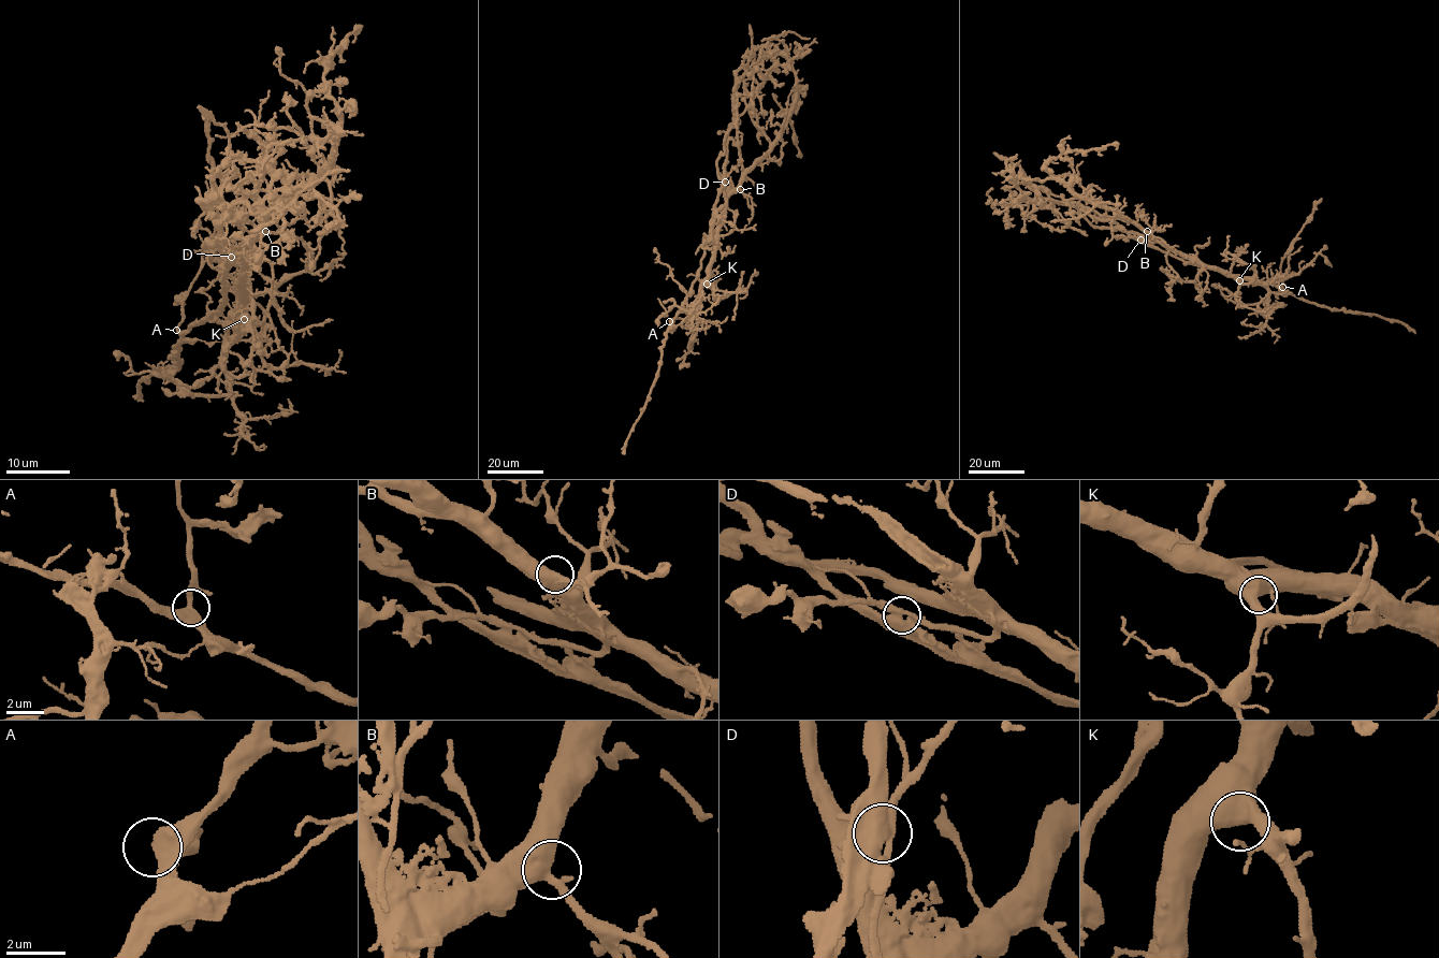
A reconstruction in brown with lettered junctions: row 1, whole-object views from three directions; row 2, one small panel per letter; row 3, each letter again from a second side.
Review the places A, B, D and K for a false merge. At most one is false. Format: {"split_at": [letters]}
{"split_at": ["D"]}

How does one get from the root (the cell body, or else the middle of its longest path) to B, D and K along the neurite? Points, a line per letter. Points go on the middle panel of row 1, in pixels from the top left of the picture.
B: (717, 227), (725, 199), (740, 189)
D: (717, 227), (724, 207), (724, 180)
K: (717, 227), (707, 284)

